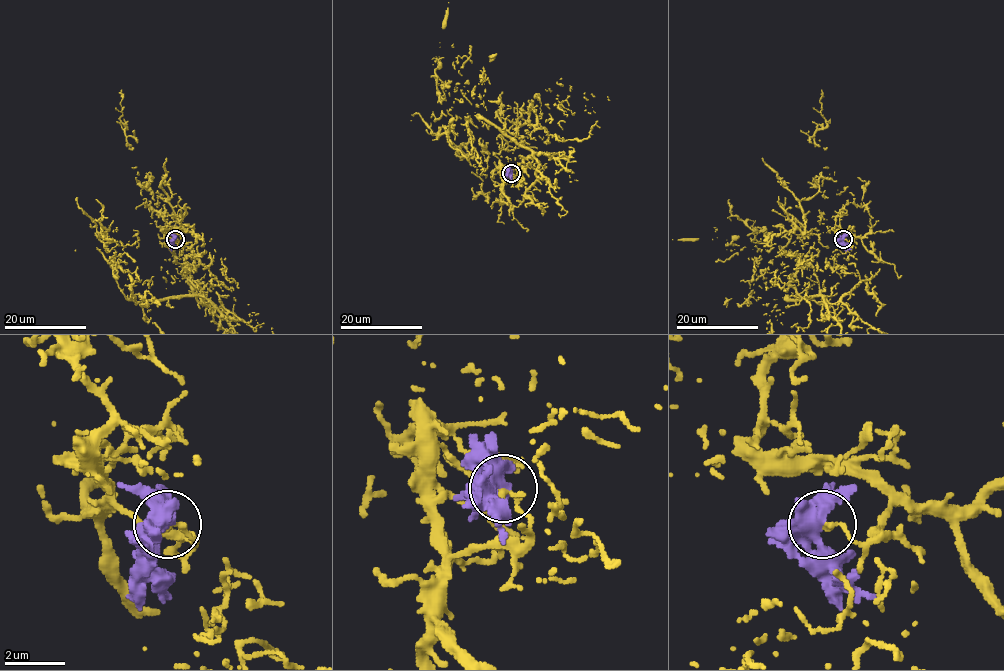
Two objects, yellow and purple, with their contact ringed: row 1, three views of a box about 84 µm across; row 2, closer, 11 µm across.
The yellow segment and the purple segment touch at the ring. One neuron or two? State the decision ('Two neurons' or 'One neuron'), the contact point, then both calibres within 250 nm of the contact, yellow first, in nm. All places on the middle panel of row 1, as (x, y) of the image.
Two neurons. Place: (511, 173). Thickness 190 nm (yellow) against 500 nm

